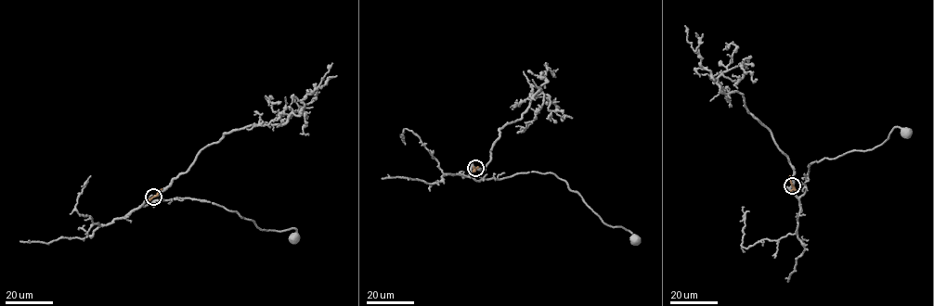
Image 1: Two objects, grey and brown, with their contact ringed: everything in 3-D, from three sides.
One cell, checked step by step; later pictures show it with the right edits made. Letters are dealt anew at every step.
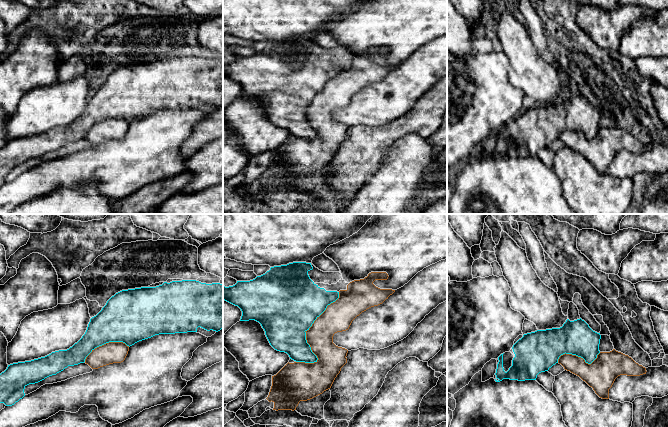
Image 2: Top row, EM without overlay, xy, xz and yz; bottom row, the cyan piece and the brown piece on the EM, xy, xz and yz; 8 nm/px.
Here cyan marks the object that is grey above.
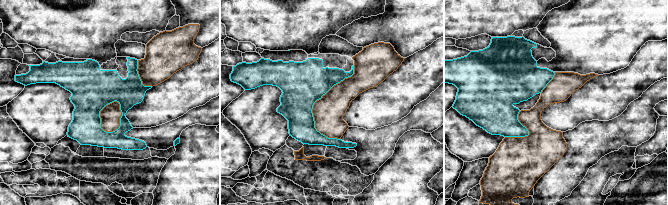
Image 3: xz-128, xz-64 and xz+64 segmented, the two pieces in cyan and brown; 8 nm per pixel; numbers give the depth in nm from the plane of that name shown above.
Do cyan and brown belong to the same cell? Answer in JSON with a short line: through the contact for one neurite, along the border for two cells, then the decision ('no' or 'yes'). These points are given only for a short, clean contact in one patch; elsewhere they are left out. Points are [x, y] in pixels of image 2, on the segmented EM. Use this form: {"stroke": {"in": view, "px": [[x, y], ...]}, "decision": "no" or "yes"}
{"decision": "no"}

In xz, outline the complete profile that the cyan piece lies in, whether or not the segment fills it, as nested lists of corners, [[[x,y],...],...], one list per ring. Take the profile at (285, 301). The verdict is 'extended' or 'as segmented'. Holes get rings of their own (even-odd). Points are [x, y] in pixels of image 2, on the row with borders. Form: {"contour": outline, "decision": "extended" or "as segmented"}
{"contour": [[[293,262],[271,267],[269,271],[250,281],[237,281],[233,286],[223,286],[223,300],[238,306],[242,311],[240,321],[255,320],[265,331],[270,345],[285,352],[296,362],[314,363],[317,356],[306,340],[306,331],[339,298],[339,292],[320,288],[309,277],[311,263]]], "decision": "as segmented"}

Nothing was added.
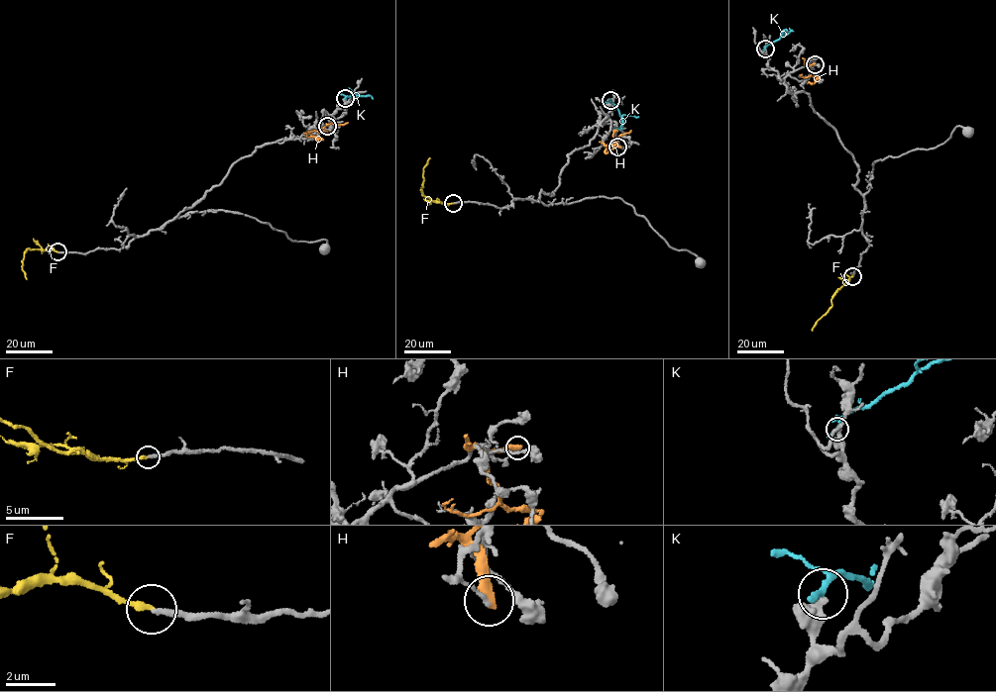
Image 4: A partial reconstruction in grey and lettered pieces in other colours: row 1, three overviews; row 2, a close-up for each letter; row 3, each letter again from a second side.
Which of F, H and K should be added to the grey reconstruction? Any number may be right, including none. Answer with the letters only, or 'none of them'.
F

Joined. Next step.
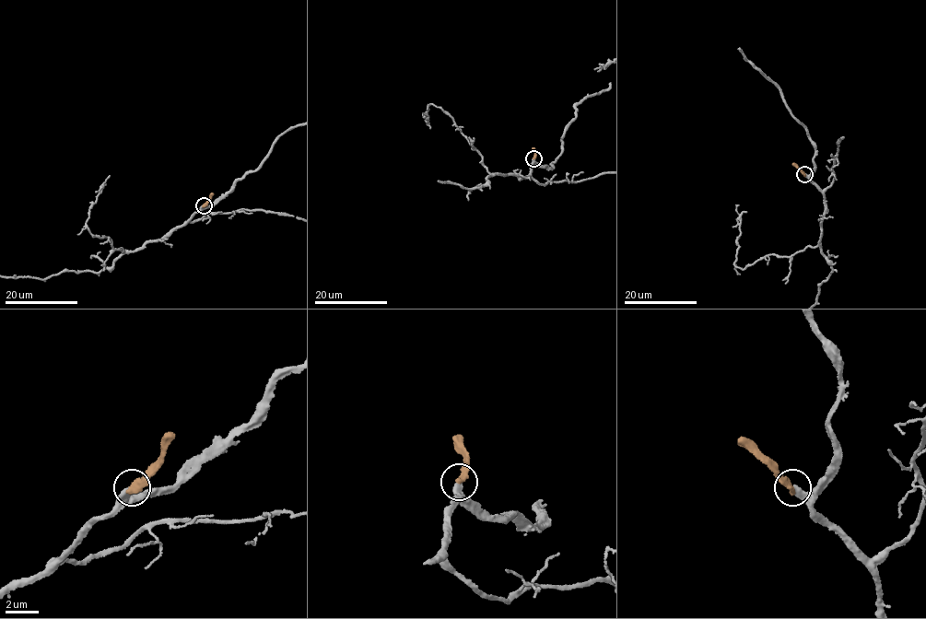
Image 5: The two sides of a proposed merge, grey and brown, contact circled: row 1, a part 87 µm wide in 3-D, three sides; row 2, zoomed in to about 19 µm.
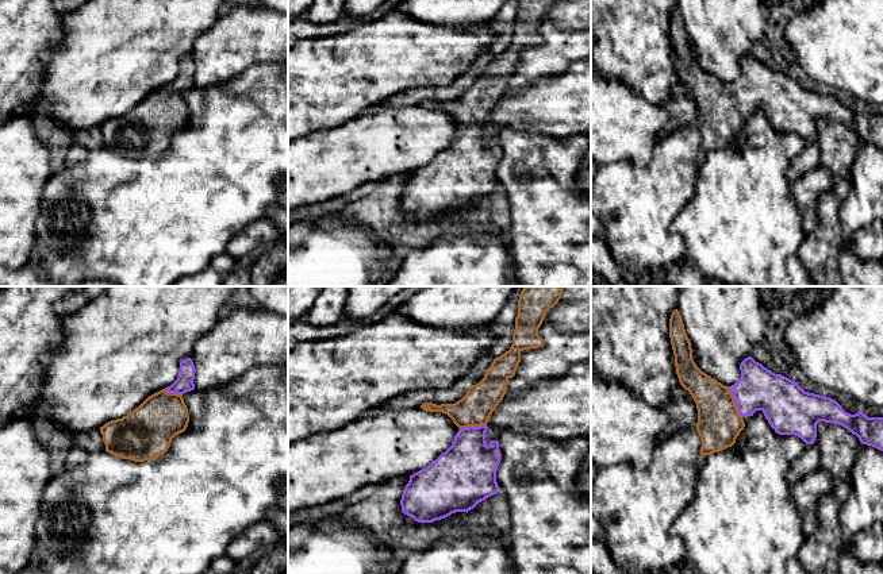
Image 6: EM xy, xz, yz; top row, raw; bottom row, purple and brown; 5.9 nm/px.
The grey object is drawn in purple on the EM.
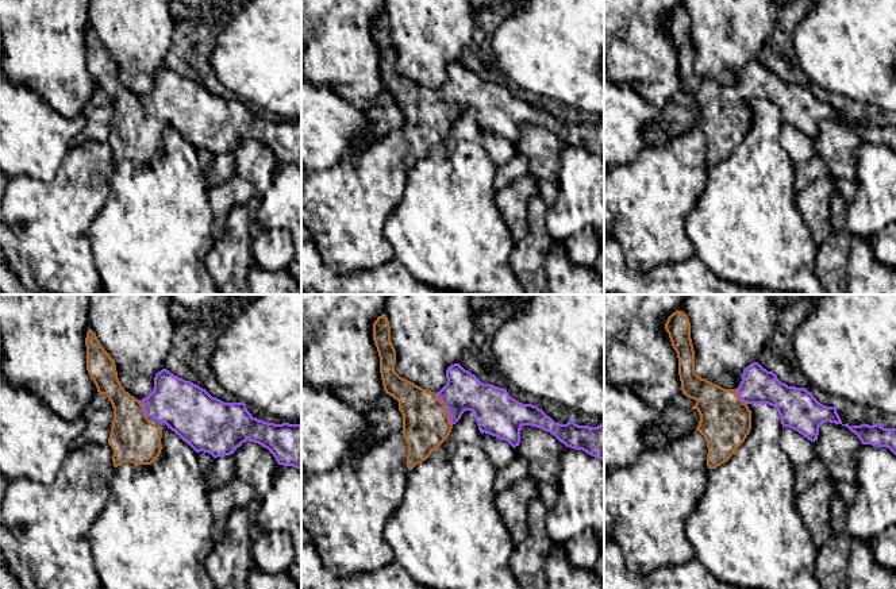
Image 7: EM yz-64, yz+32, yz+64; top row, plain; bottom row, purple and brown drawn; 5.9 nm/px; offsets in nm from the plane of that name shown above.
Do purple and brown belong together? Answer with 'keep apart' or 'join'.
join

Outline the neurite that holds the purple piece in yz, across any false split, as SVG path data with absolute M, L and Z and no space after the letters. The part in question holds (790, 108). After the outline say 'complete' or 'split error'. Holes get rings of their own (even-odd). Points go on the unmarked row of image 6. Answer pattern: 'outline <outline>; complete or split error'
outline M677 7L669 16L669 35L679 80L696 101L702 155L732 145L745 124L742 115L756 108L764 111L776 131L795 132L806 142L814 140L817 122L825 119L842 123L863 142L883 149L883 115L868 115L861 108L846 111L836 97L805 89L798 80L772 70L752 54L741 59L741 74L734 82L722 82L694 59Z; split error

